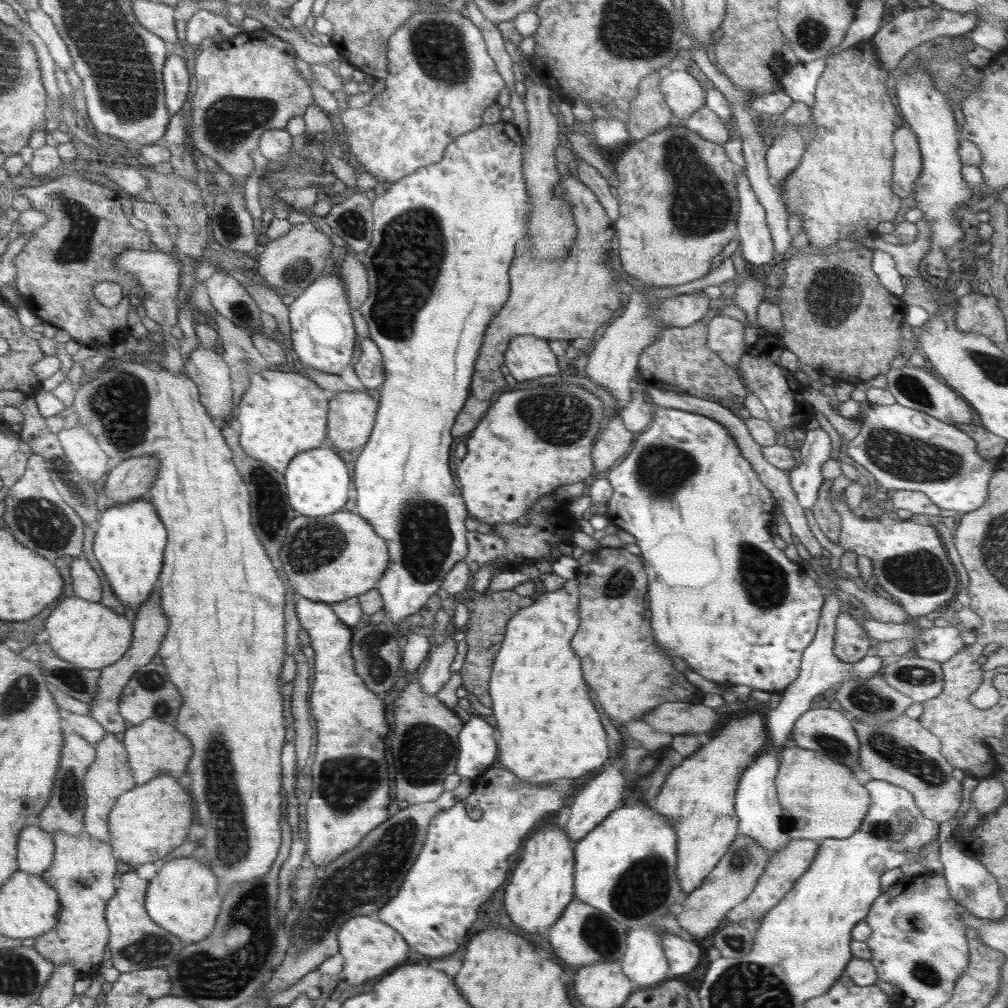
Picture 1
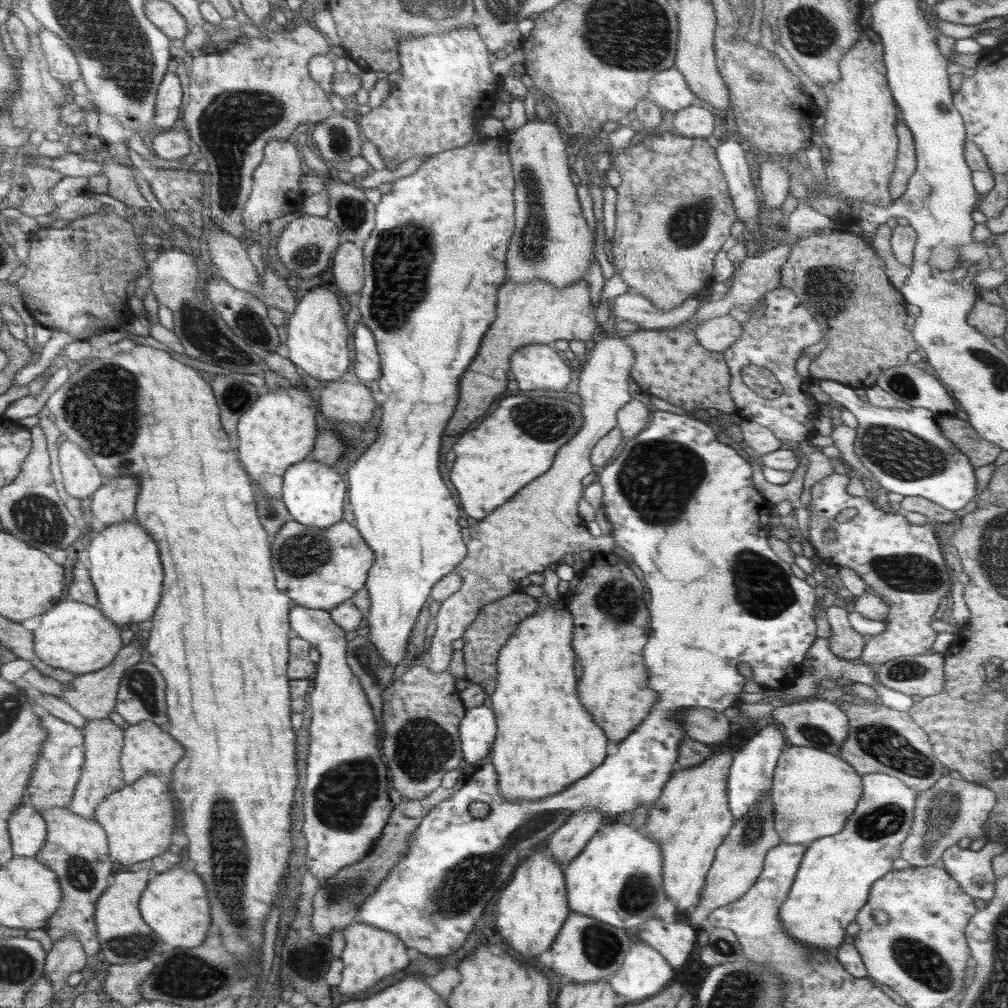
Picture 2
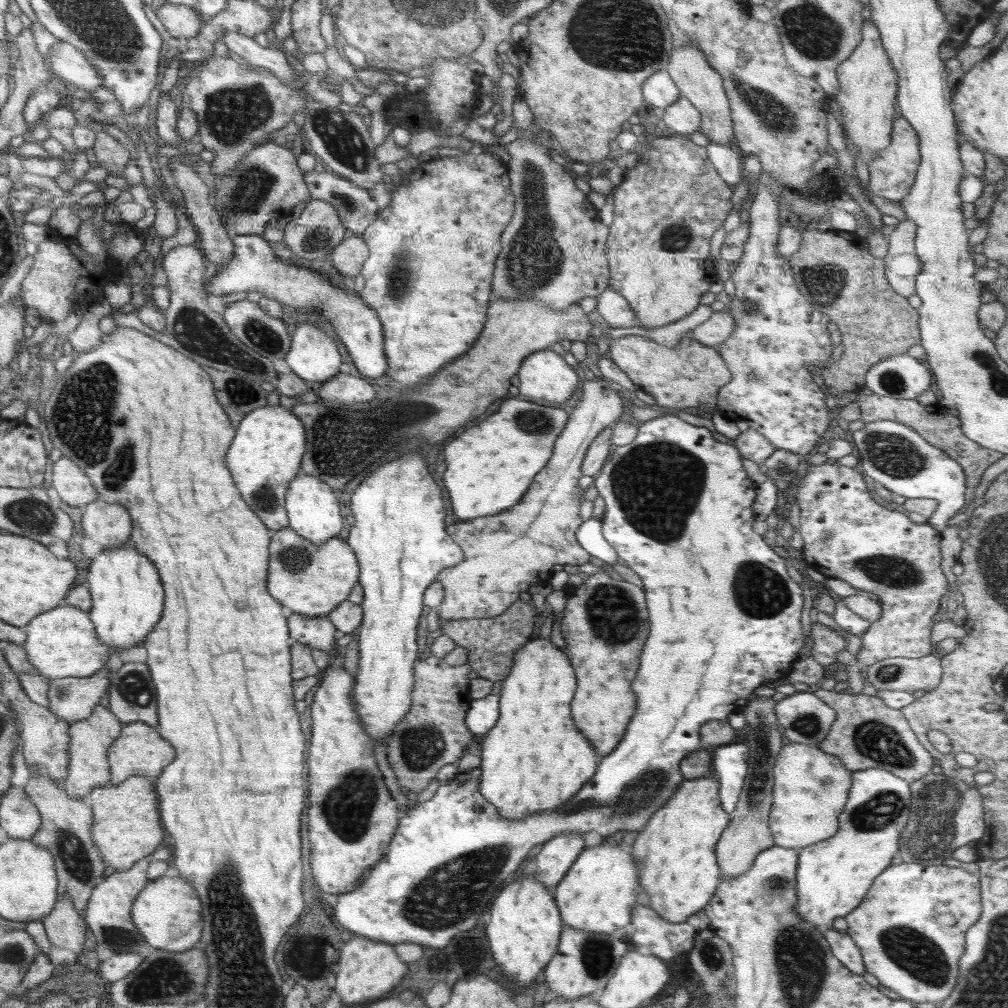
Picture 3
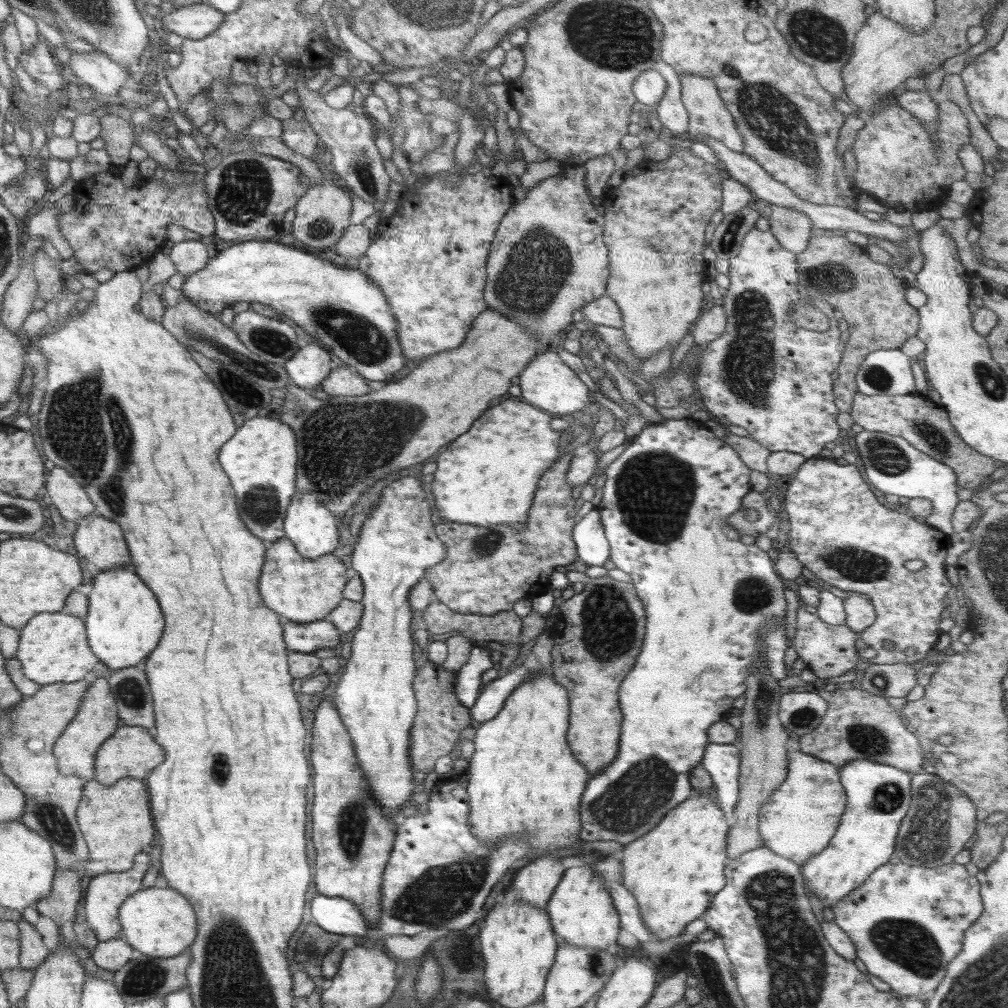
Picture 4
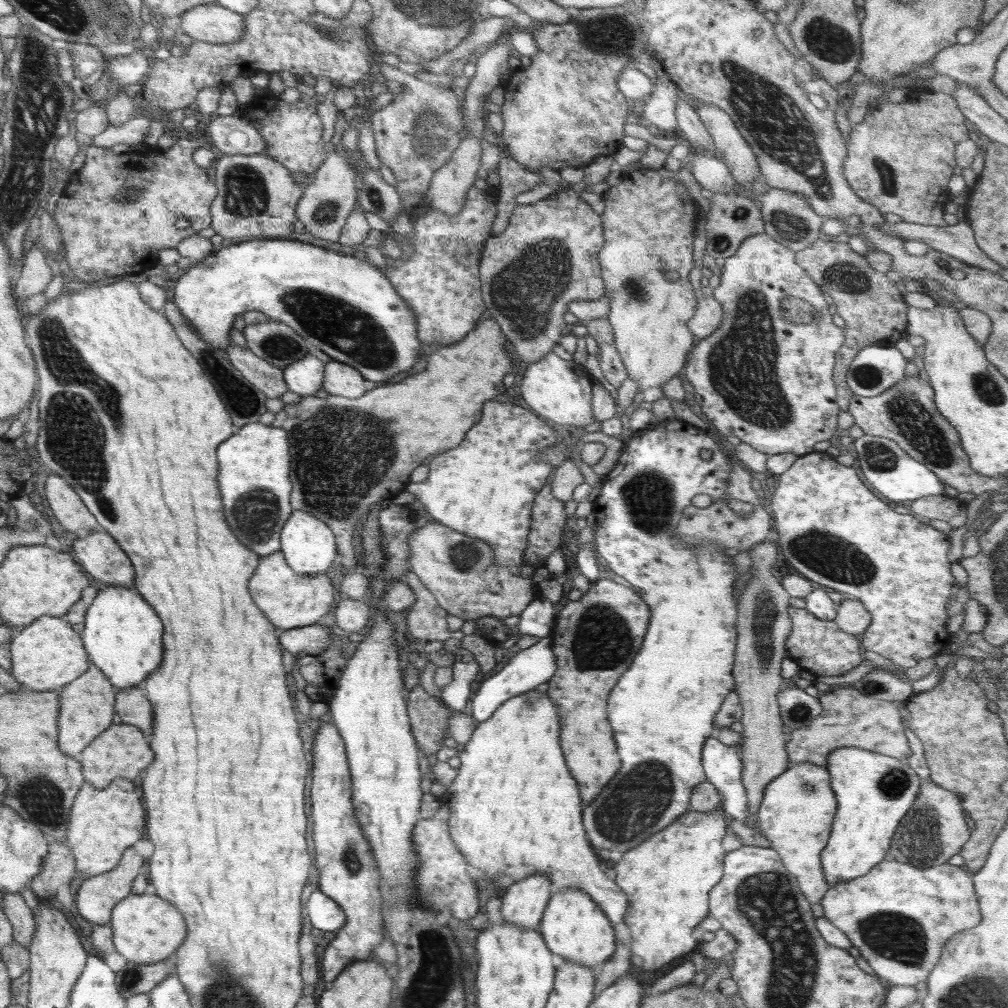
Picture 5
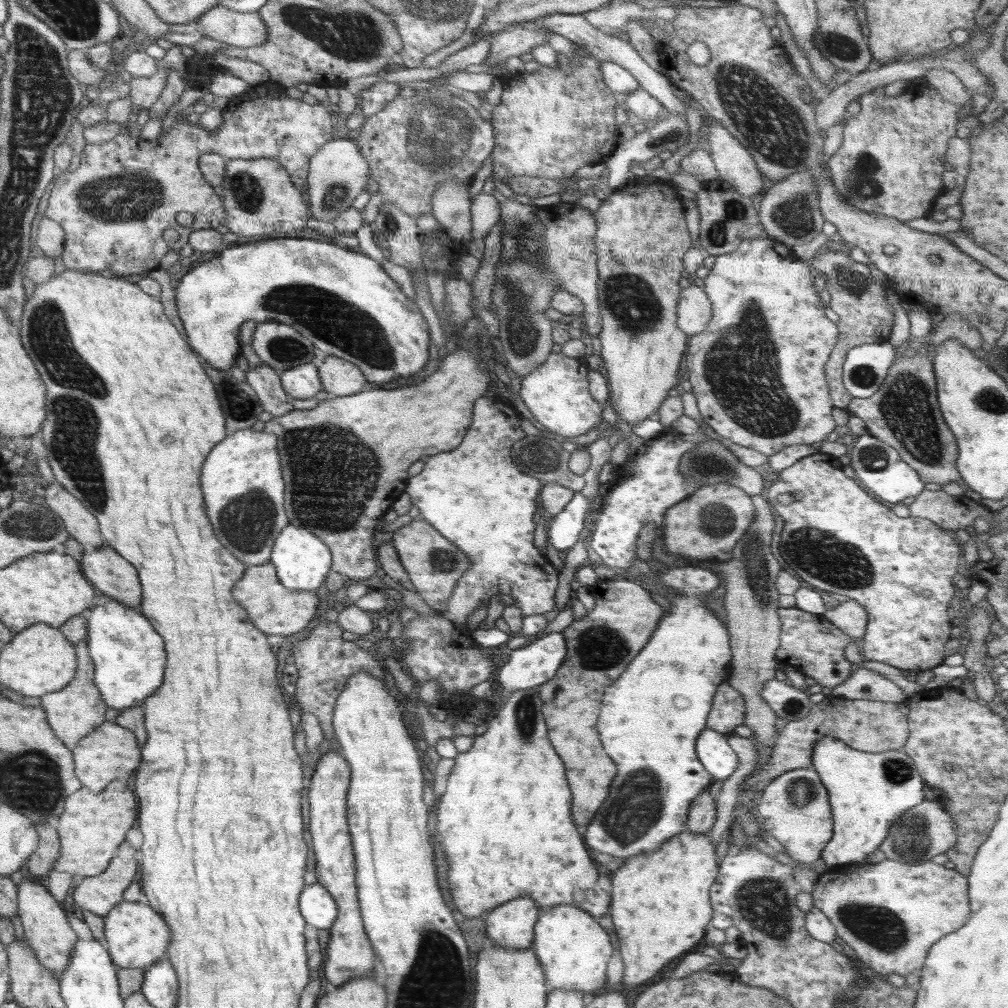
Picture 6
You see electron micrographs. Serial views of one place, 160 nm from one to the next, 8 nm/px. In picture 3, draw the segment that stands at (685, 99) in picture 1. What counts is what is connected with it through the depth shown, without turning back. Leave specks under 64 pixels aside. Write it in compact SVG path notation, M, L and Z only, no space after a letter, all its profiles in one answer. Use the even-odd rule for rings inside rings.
M666 69L659 70L648 77L641 89L643 99L650 108L667 109L681 96L680 89L676 86Z

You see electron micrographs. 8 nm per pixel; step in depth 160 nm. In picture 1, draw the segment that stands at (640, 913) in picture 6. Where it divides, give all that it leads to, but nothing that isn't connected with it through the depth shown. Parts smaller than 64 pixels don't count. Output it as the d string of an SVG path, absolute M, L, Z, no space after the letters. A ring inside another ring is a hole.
M758 712L731 719L724 724L724 728L719 728L708 737L708 740L705 738L702 746L687 756L678 767L673 768L668 779L663 782L653 810L668 819L676 830L676 878L680 882L681 891L690 893L699 888L737 837L739 822L734 806L736 789L742 773L755 760L757 753L766 747L767 735L766 720Z

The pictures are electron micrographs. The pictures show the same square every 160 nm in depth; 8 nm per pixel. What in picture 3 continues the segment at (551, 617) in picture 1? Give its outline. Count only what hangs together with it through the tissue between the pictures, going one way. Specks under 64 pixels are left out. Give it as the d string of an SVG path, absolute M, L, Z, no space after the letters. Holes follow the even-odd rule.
M530 638L513 654L510 674L503 680L499 696L499 719L485 734L479 769L480 792L490 804L498 806L504 818L520 818L540 811L560 808L569 801L595 772L596 750L578 732L570 714L570 700L576 690L576 674L568 657L550 639Z

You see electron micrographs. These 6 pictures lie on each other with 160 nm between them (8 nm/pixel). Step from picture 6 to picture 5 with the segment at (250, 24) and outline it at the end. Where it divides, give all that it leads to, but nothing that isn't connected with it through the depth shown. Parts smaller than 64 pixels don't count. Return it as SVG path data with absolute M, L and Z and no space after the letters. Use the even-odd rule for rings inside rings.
M216 3L198 5L181 14L180 28L196 41L231 43L246 29L246 18Z

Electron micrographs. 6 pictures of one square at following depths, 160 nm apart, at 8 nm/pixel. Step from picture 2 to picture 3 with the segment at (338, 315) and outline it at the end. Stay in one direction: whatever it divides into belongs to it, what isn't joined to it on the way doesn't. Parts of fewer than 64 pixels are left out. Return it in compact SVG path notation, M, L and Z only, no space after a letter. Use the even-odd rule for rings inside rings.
M292 323L291 345L284 360L304 380L330 380L339 373L342 356L336 341L312 323Z

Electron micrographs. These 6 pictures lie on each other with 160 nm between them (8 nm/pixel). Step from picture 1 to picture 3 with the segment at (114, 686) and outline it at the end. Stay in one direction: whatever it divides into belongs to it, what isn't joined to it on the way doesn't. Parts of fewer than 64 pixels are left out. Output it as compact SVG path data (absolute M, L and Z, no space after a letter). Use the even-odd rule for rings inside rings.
M107 669L86 678L55 679L49 683L49 706L46 708L69 723L84 720L99 706L111 681L112 675Z

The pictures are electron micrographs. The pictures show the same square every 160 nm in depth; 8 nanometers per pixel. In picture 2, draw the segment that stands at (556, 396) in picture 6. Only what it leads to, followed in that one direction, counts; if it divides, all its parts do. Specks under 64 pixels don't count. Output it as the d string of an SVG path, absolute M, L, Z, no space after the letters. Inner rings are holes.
M527 344L510 356L509 366L520 390L552 388L564 390L570 382L570 368L552 344Z

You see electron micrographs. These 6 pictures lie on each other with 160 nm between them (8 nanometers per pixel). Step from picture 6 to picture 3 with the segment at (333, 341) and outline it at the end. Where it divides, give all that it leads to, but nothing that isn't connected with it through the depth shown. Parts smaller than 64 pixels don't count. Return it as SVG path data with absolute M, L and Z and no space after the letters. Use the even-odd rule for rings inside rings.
M257 234L237 235L233 239L233 245L235 246L233 259L230 262L227 262L227 264L221 266L221 268L218 268L218 274L215 277L212 277L212 280L207 284L207 291L210 294L214 294L214 296L224 296L232 292L238 292L238 291L249 292L249 291L257 290L261 292L264 296L271 298L272 300L277 300L278 302L281 302L287 311L288 311L288 306L296 306L296 308L314 308L314 310L316 310L316 314L322 314L324 318L328 318L328 320L330 320L332 326L334 326L334 330L336 330L336 334L338 334L338 340L340 340L340 342L342 342L342 344L346 346L360 374L369 378L382 378L382 376L384 376L387 369L387 358L385 357L385 352L383 347L383 340L384 340L383 326L382 323L378 320L376 311L373 308L369 308L369 306L363 300L361 300L357 292L355 292L354 290L353 291L340 290L340 288L336 288L336 286L332 286L332 284L328 282L328 278L326 278L326 276L322 276L322 272L325 272L325 270L320 270L320 268L322 268L322 265L316 265L316 267L304 266L304 263L302 263L301 261L299 261L299 264L297 264L297 261L296 263L294 263L294 259L289 258L285 254L285 252L283 252L283 250L272 251L272 248L270 247L270 245L268 245L268 241L266 241L266 239L264 239L261 235L257 235Z

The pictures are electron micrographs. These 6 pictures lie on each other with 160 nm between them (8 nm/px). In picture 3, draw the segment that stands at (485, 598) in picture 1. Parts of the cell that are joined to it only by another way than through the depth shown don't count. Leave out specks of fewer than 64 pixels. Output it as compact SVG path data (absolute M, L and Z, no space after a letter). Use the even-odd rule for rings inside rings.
M518 598L502 614L495 617L464 620L441 620L439 618L439 625L444 635L449 636L457 646L467 650L467 664L478 677L498 682L510 674L513 654L529 641L537 618L534 603L531 600L522 601Z

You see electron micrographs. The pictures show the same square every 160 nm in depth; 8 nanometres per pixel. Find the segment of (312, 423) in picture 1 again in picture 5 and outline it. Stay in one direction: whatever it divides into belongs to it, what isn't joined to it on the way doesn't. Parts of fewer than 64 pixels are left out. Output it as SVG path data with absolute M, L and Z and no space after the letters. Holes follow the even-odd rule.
M252 422L236 432L224 446L220 446L220 486L224 486L224 510L228 510L228 522L232 522L232 530L236 530L236 538L253 550L260 557L280 551L280 534L286 520L291 515L290 497L290 443L286 432L280 428L264 426L260 422Z

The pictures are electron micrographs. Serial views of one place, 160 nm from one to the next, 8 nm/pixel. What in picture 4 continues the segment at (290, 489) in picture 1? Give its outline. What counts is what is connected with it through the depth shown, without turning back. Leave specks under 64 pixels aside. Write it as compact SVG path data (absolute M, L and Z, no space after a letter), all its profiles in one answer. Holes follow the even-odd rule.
M294 493L283 522L284 538L292 541L296 550L304 557L315 559L333 553L339 545L340 536L336 517L314 493Z

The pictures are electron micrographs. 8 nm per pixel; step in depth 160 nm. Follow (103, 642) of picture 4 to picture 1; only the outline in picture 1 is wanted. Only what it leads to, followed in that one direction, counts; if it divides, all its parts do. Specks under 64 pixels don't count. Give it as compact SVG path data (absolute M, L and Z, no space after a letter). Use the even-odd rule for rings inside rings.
M142 496L129 503L110 505L109 508L99 513L94 531L93 552L96 560L98 560L98 564L100 564L104 571L106 580L110 582L112 590L125 607L138 608L158 588L159 576L163 567L165 546L168 541L164 524L160 520L153 502Z

